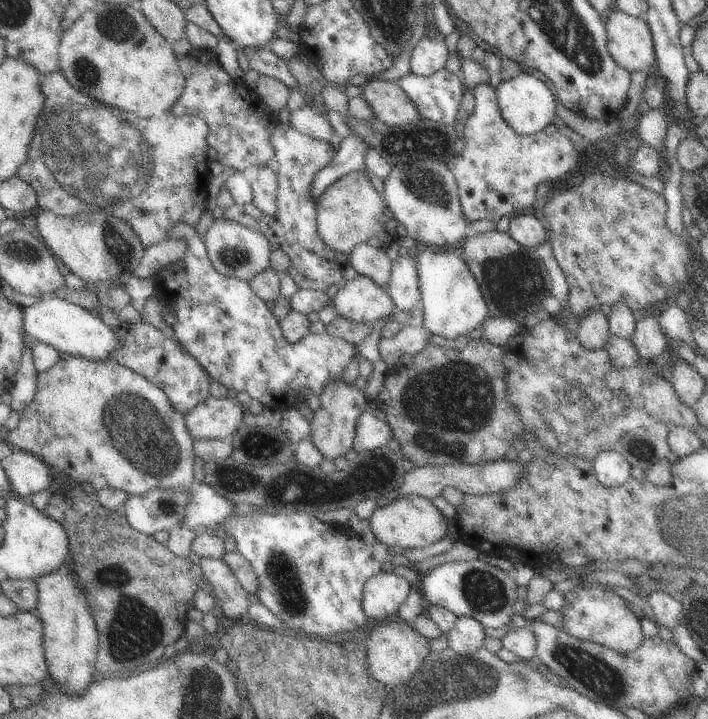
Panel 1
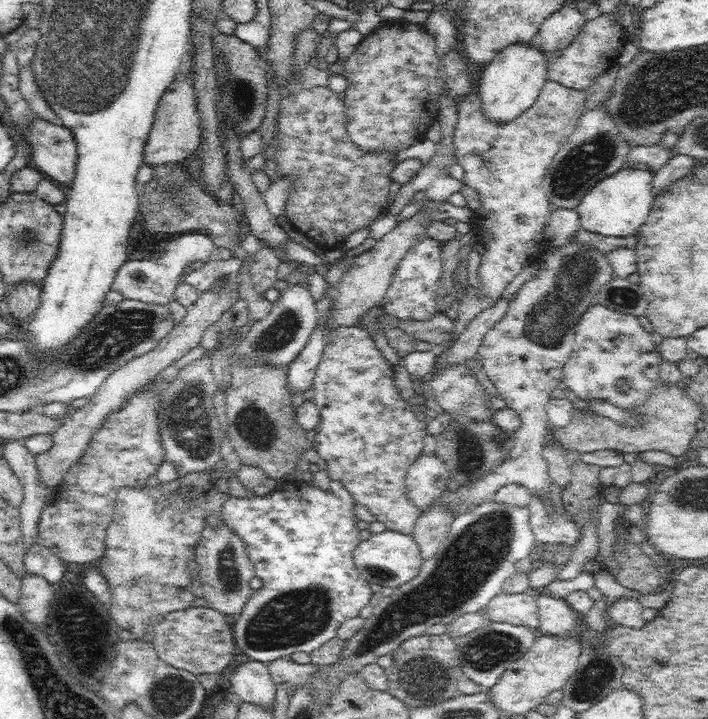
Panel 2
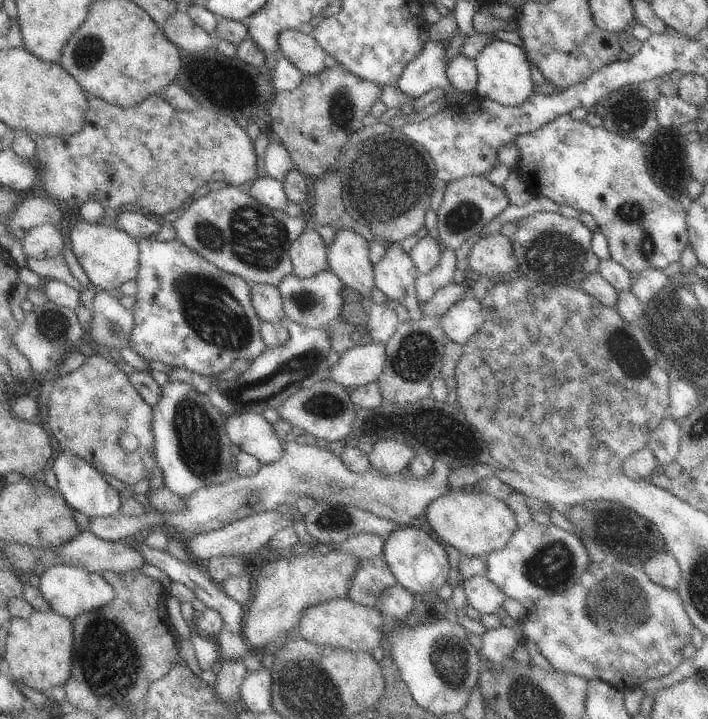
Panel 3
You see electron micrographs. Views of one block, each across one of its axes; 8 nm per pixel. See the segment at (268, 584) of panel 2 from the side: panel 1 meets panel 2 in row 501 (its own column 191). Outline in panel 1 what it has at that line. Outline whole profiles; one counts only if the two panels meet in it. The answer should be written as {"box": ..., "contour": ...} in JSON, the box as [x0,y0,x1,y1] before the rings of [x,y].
{"box":[152,222,358,410],"contour":[[[178,222],[168,230],[166,240],[186,240],[188,254],[182,260],[172,262],[170,266],[158,270],[152,284],[155,286],[152,297],[157,297],[174,310],[177,322],[173,325],[176,338],[196,360],[208,371],[208,374],[229,390],[246,392],[252,399],[264,405],[264,408],[287,410],[307,400],[309,396],[320,397],[324,388],[334,380],[340,379],[351,358],[358,354],[358,347],[327,333],[308,334],[296,345],[290,345],[283,336],[278,320],[265,302],[256,297],[244,280],[224,276],[214,268],[208,256],[206,244],[194,226]]]}

